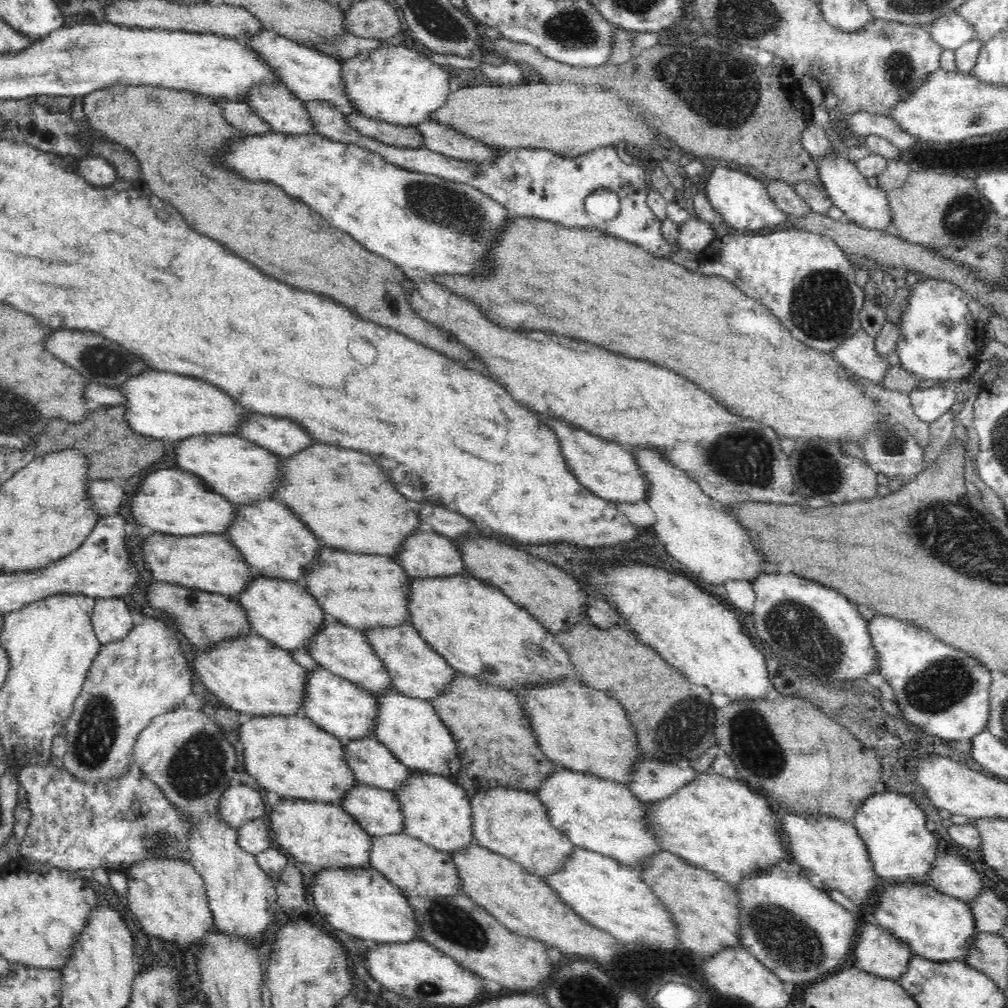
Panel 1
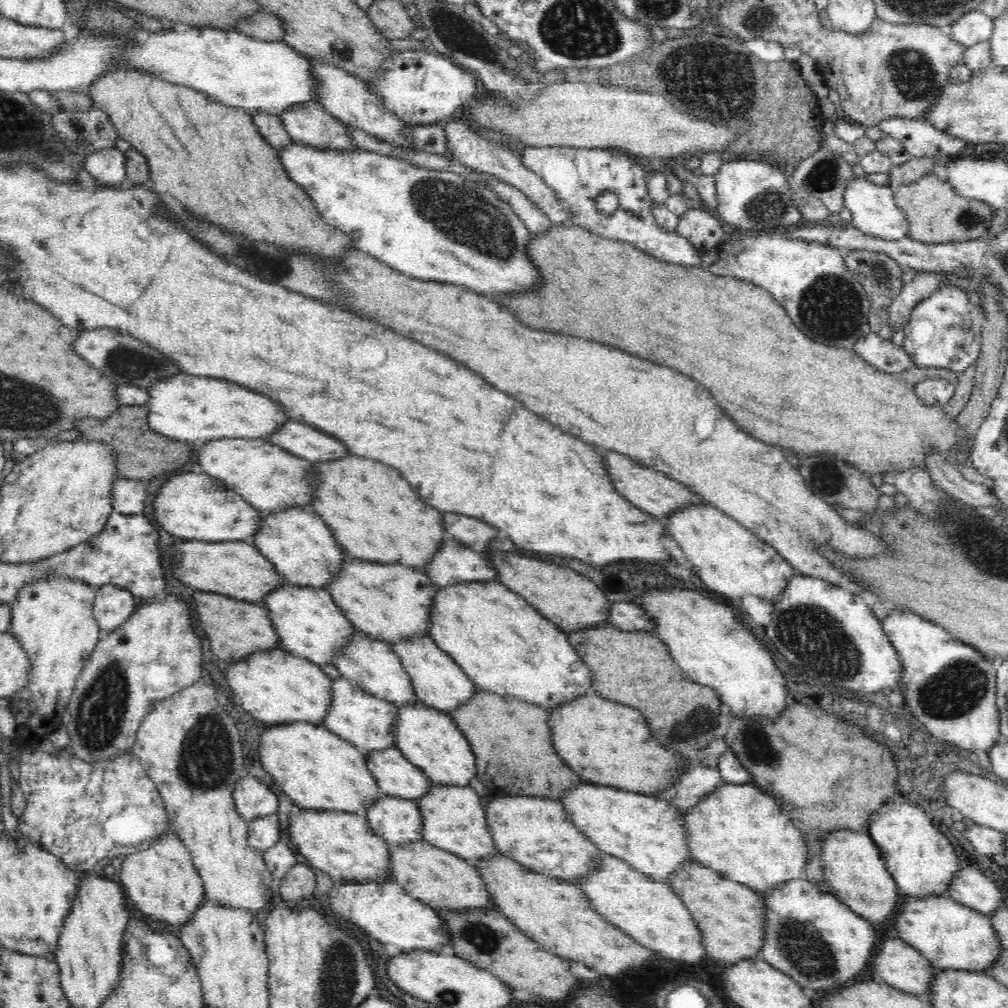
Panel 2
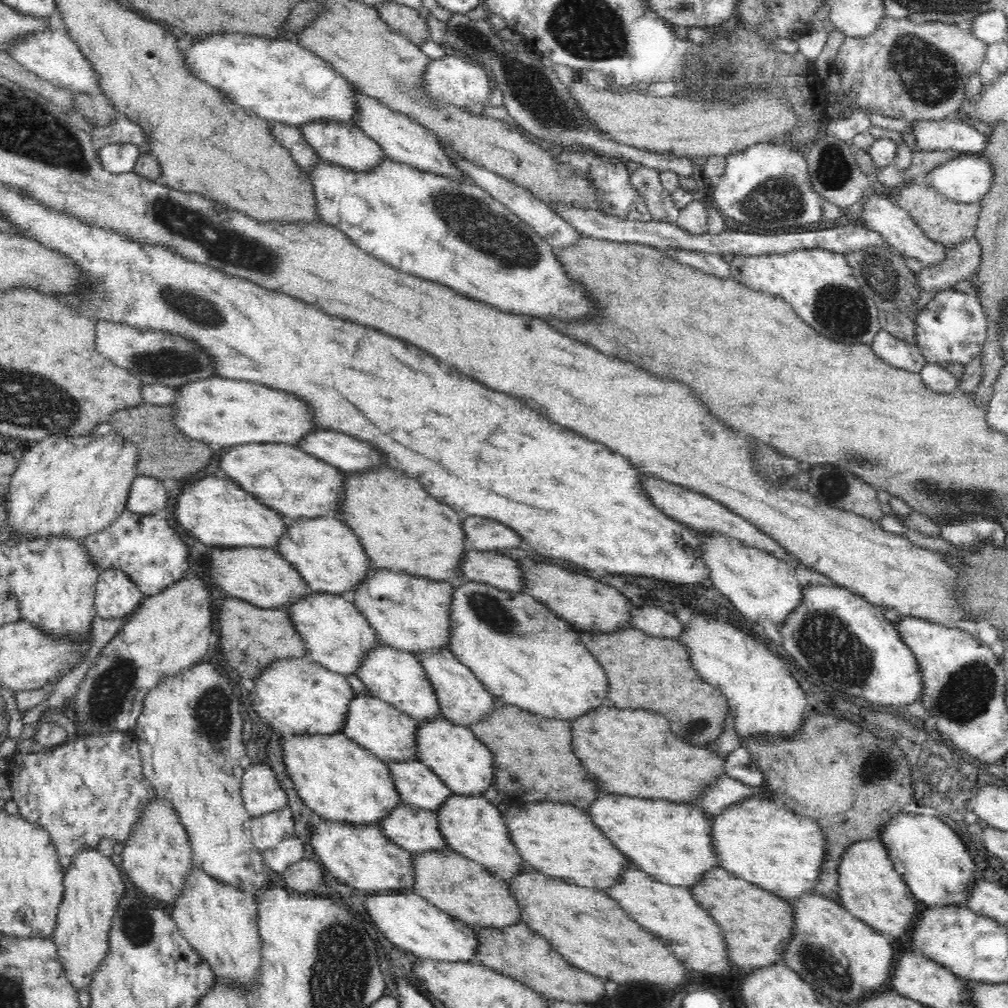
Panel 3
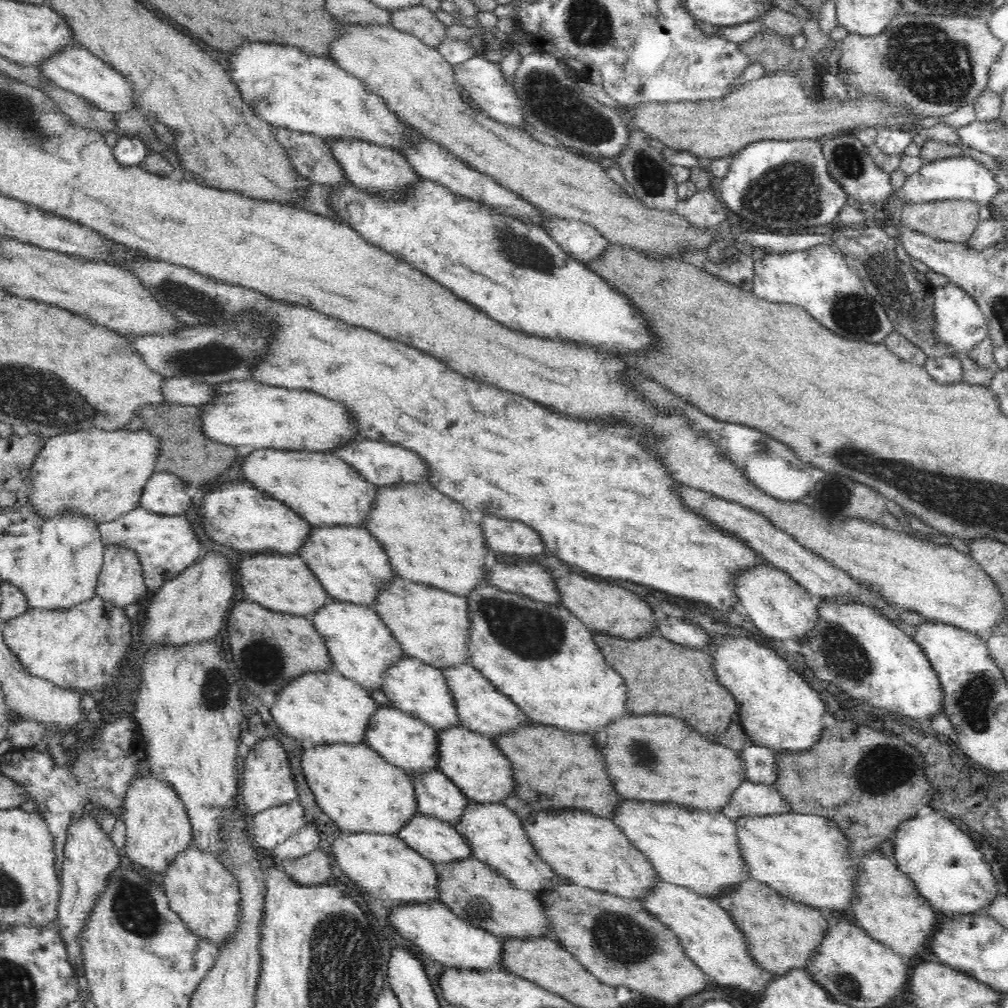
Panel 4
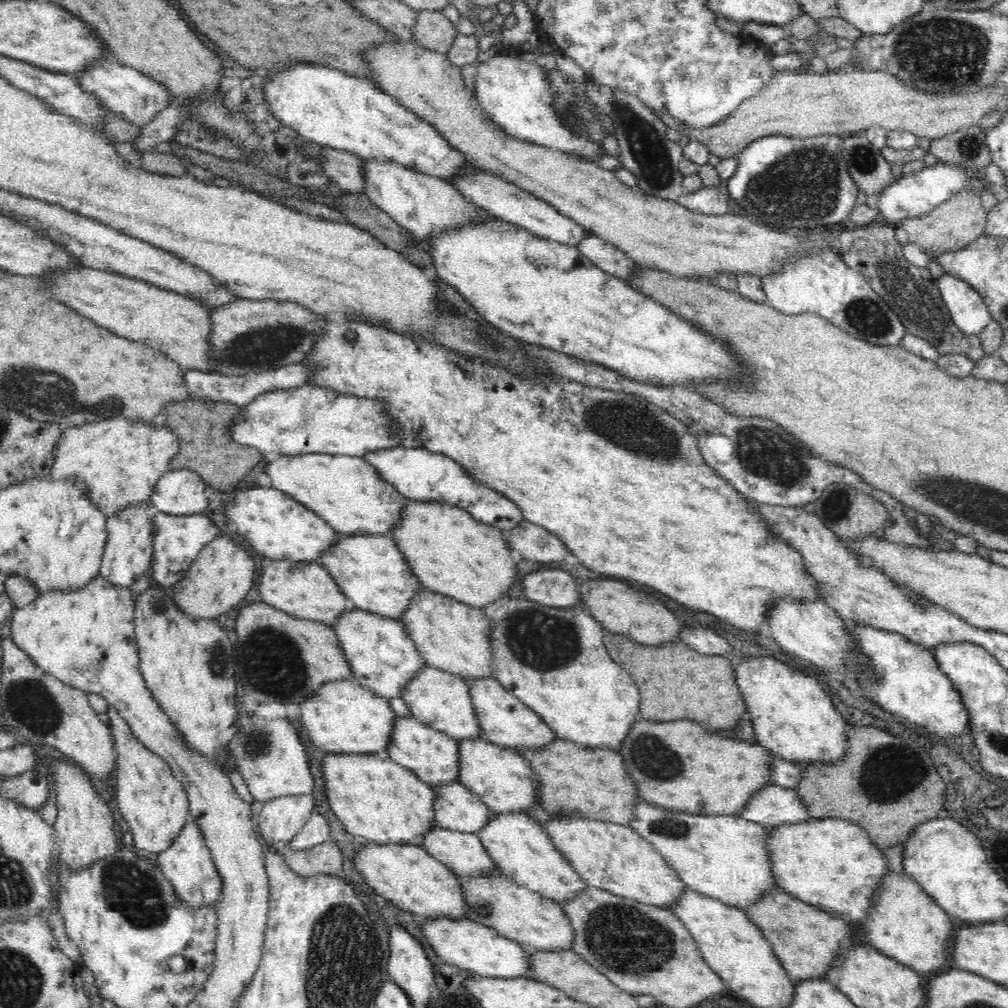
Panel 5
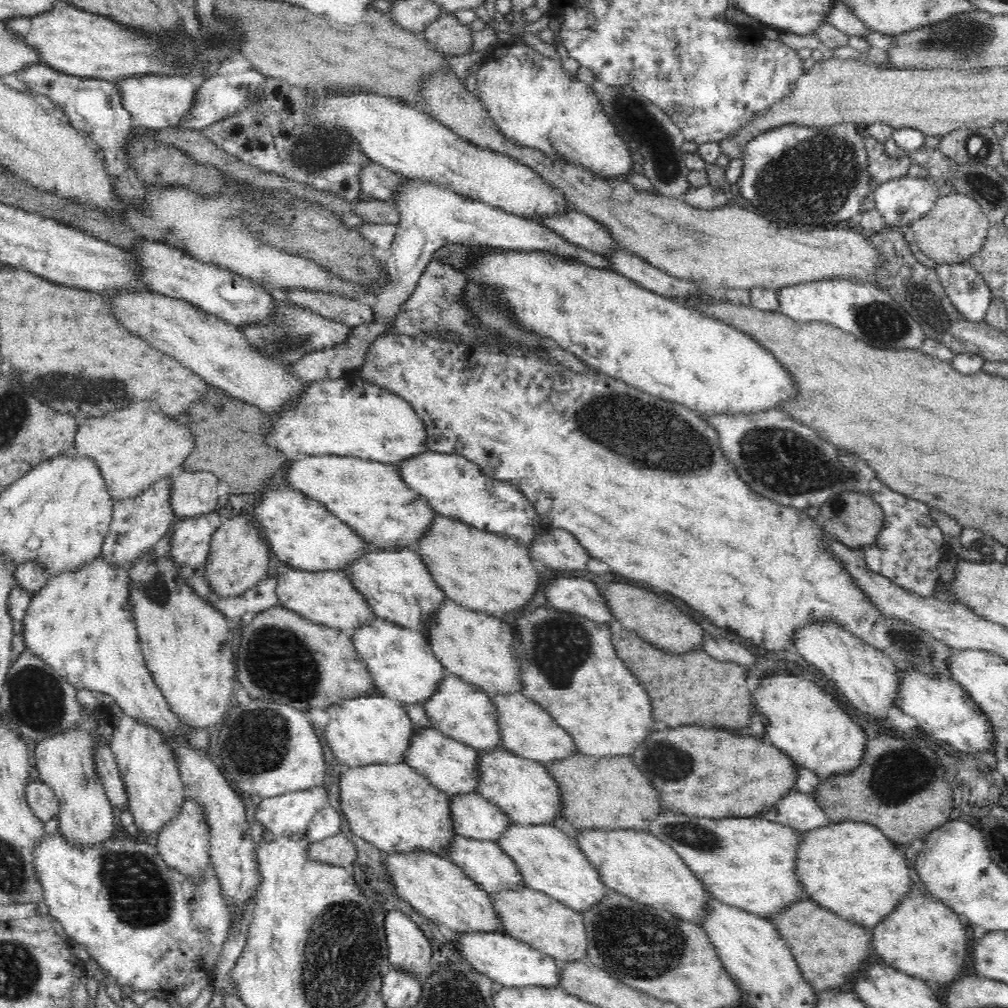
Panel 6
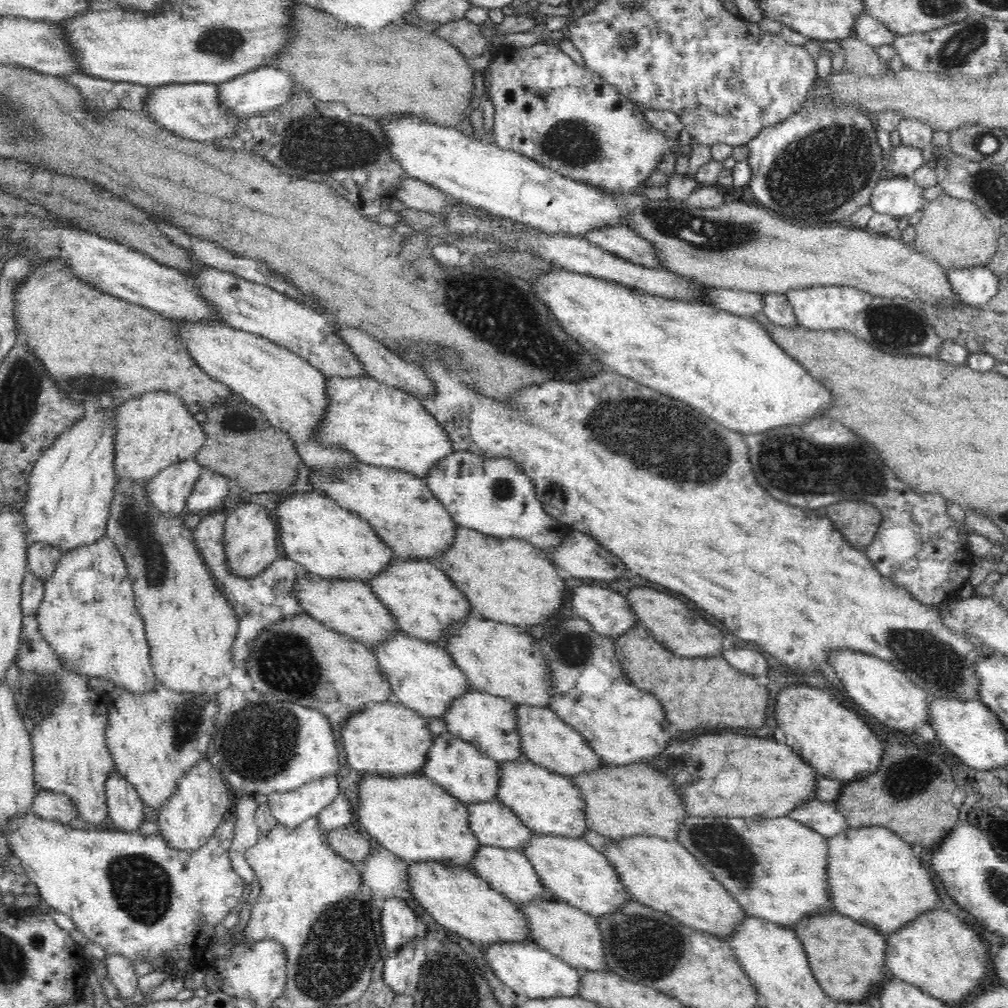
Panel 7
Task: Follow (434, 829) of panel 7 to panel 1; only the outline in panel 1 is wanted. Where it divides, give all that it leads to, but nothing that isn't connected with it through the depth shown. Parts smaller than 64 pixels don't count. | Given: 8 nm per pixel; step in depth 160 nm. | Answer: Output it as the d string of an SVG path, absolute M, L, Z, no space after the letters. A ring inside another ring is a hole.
M301 714L294 716L256 716L242 726L244 764L256 782L266 790L284 799L301 799L308 803L342 805L351 791L360 784L354 769L346 759L344 741L322 730L316 723Z

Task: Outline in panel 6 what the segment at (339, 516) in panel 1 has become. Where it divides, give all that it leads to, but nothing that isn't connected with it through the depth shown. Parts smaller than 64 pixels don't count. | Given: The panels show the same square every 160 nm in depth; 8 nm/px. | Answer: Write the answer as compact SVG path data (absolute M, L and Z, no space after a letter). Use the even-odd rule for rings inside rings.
M436 514L430 532L420 540L416 552L449 599L493 617L496 612L510 614L522 610L542 587L542 578L534 568L539 565L527 545L509 535L474 529L440 514Z

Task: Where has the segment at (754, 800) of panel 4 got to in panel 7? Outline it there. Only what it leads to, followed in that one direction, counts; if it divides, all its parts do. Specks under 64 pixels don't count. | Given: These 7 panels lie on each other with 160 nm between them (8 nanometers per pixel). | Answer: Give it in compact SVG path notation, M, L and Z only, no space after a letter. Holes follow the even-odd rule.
M815 798L796 812L792 812L789 818L798 820L801 824L822 833L828 839L846 832L851 828L847 817L837 810L837 806L827 801Z

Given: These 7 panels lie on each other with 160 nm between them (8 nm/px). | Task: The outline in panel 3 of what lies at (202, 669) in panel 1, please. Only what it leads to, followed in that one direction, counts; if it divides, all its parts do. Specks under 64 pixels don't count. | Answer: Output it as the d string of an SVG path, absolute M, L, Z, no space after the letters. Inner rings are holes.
M286 658L278 660L266 670L266 676L256 678L250 700L258 716L276 728L276 732L294 735L322 736L342 733L350 704L356 698L354 688L344 675L324 668L324 665L309 658Z

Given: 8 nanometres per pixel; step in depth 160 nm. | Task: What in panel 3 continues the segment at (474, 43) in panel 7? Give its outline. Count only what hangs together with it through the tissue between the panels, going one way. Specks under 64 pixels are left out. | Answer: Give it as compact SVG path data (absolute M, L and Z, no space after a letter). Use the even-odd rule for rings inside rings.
M389 2L382 4L377 10L380 18L386 21L386 24L417 45L422 46L424 42L428 42L432 38L432 34L428 30L428 22L420 16L417 9L398 2Z

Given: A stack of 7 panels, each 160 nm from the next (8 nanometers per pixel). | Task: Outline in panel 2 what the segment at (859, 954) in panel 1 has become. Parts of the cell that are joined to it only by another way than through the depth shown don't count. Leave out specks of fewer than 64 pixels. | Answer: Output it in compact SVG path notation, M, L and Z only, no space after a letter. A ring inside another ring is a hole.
M898 937L882 941L876 949L876 956L869 969L870 976L889 984L896 990L925 999L928 999L934 992L934 982L938 978L938 973L939 970L925 956L922 956L922 953Z

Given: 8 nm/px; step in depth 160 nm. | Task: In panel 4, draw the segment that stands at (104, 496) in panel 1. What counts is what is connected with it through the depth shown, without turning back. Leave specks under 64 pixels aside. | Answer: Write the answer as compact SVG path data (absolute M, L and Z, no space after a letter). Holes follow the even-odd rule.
M156 471L146 482L140 507L161 515L184 515L194 506L194 498L188 496L186 483L180 475Z

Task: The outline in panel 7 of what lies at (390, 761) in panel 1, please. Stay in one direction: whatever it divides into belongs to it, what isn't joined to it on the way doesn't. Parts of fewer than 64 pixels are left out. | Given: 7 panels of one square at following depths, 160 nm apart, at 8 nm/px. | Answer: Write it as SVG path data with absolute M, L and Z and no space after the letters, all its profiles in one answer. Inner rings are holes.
M495 799L493 802L466 805L469 808L472 831L483 846L492 846L505 850L516 850L524 852L532 840L532 829L525 826L521 819L505 806L500 800Z

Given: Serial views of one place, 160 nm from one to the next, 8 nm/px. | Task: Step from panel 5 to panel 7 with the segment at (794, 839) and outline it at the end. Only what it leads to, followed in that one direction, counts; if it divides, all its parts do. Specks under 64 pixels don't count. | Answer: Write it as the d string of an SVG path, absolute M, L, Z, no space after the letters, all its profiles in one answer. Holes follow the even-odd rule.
M883 827L850 828L834 838L828 839L830 844L830 887L834 896L834 910L850 916L856 922L874 928L880 935L899 932L932 910L942 908L942 898L938 892L938 884L932 876L932 870L924 866L922 858L916 858L913 844L902 839L896 833Z

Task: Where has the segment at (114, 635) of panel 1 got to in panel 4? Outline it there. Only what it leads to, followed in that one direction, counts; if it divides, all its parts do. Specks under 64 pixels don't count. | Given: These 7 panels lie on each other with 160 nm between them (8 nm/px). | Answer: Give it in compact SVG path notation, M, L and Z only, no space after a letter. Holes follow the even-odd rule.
M124 543L107 544L95 592L106 604L125 608L147 590L140 555Z

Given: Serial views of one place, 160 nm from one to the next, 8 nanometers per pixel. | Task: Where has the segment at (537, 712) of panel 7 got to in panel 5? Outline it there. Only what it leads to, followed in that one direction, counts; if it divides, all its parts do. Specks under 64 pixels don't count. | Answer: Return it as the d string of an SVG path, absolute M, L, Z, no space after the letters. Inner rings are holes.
M478 678L468 681L474 699L476 715L482 725L482 738L500 747L518 750L542 750L558 737L554 729L534 709L506 690L497 678Z

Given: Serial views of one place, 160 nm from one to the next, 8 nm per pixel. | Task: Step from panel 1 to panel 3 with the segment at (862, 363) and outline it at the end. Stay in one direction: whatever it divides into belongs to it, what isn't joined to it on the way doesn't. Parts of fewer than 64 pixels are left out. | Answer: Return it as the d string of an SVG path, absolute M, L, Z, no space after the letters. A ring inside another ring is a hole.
M882 330L871 345L882 359L897 368L921 373L926 367L926 356L916 345L899 340L886 330Z

